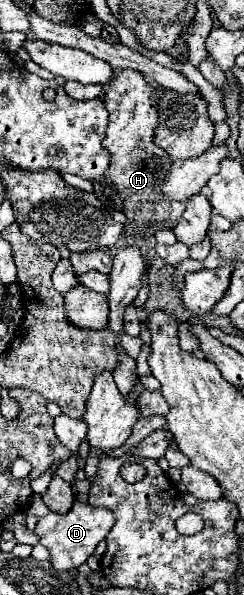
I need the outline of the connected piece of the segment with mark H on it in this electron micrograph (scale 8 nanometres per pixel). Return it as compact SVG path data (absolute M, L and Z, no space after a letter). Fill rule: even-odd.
M120 70L108 84L104 96L106 108L110 112L110 122L102 144L112 154L112 164L106 176L116 186L124 202L124 214L128 216L128 220L134 220L138 224L176 224L184 212L182 202L164 200L164 192L160 192L160 186L164 184L164 180L168 180L168 168L172 166L168 154L154 142L154 128L158 124L158 100L166 90L168 88L164 86L154 88L138 70Z

